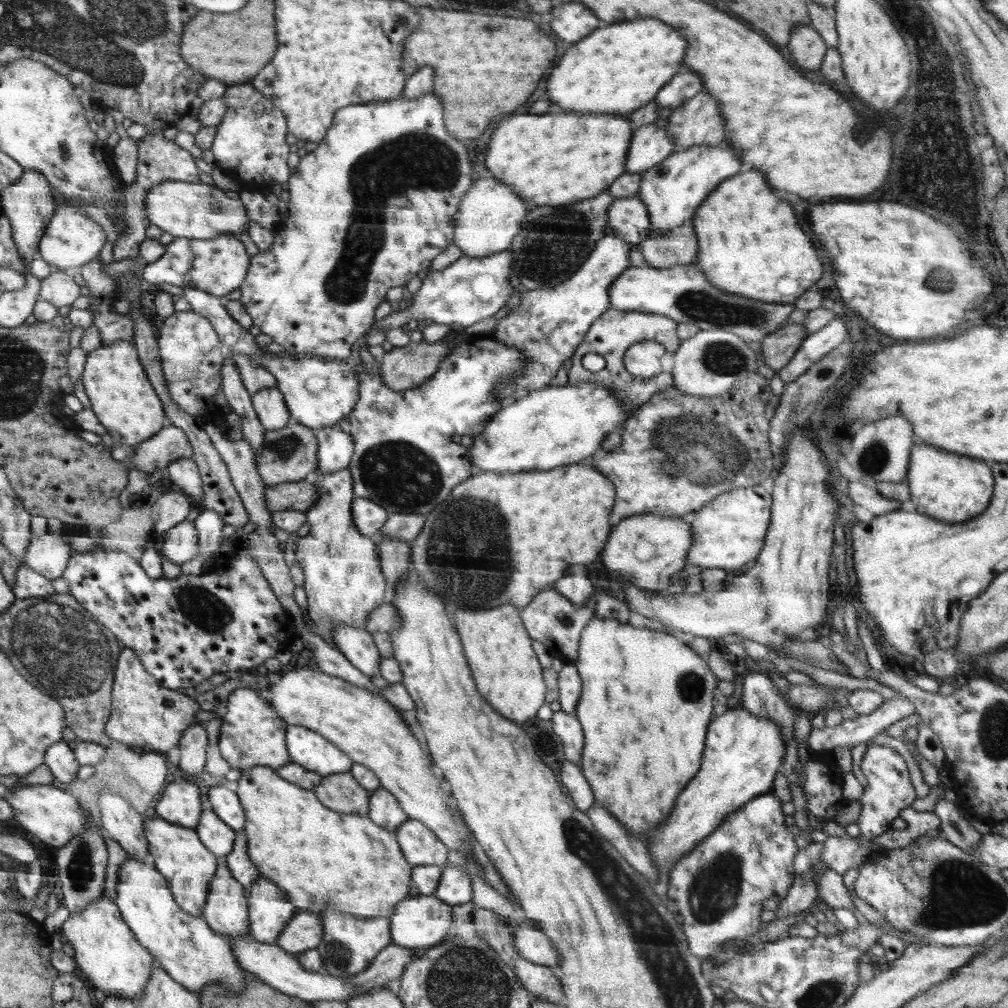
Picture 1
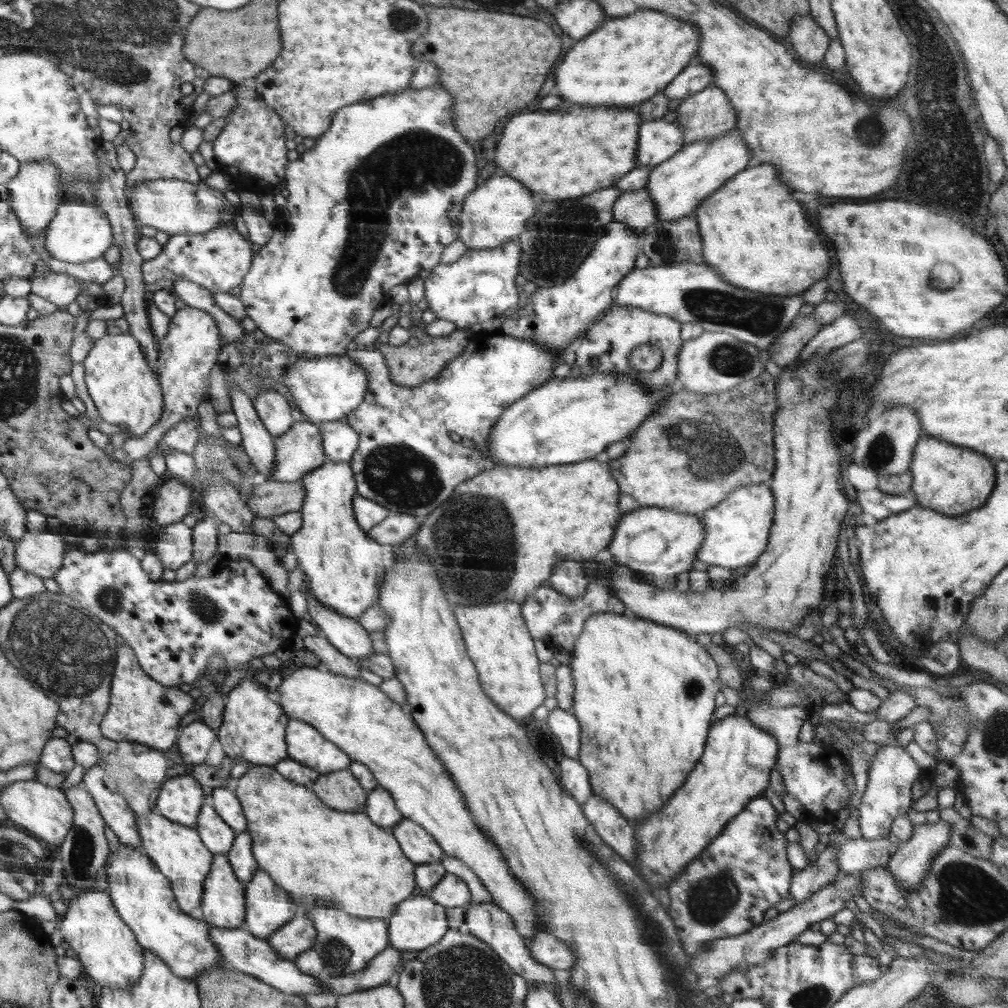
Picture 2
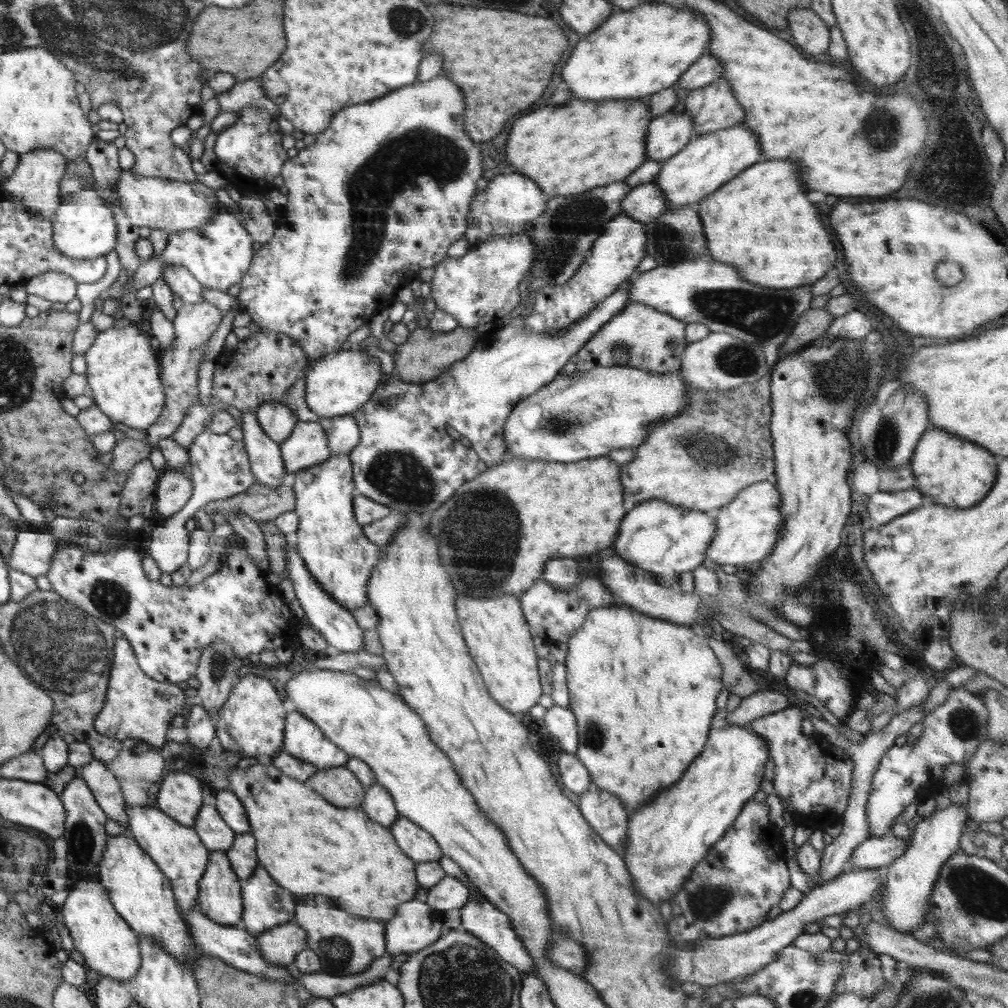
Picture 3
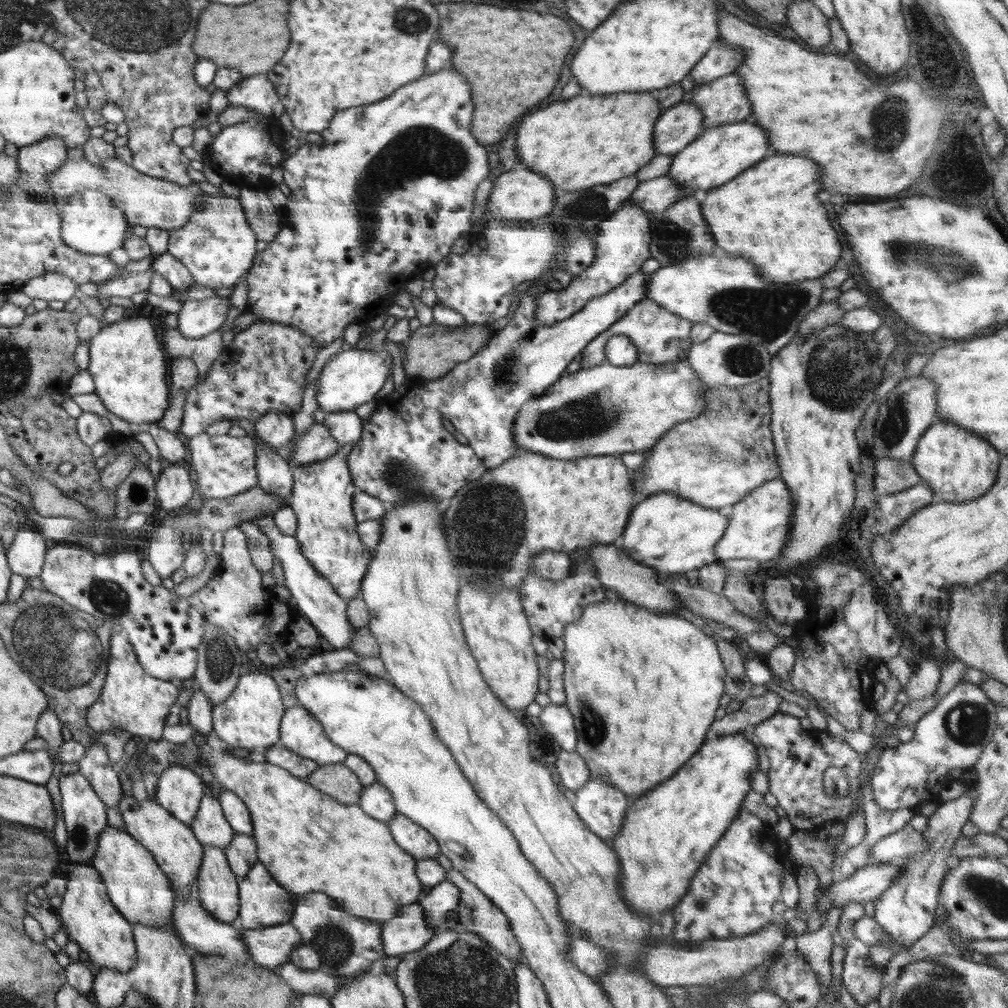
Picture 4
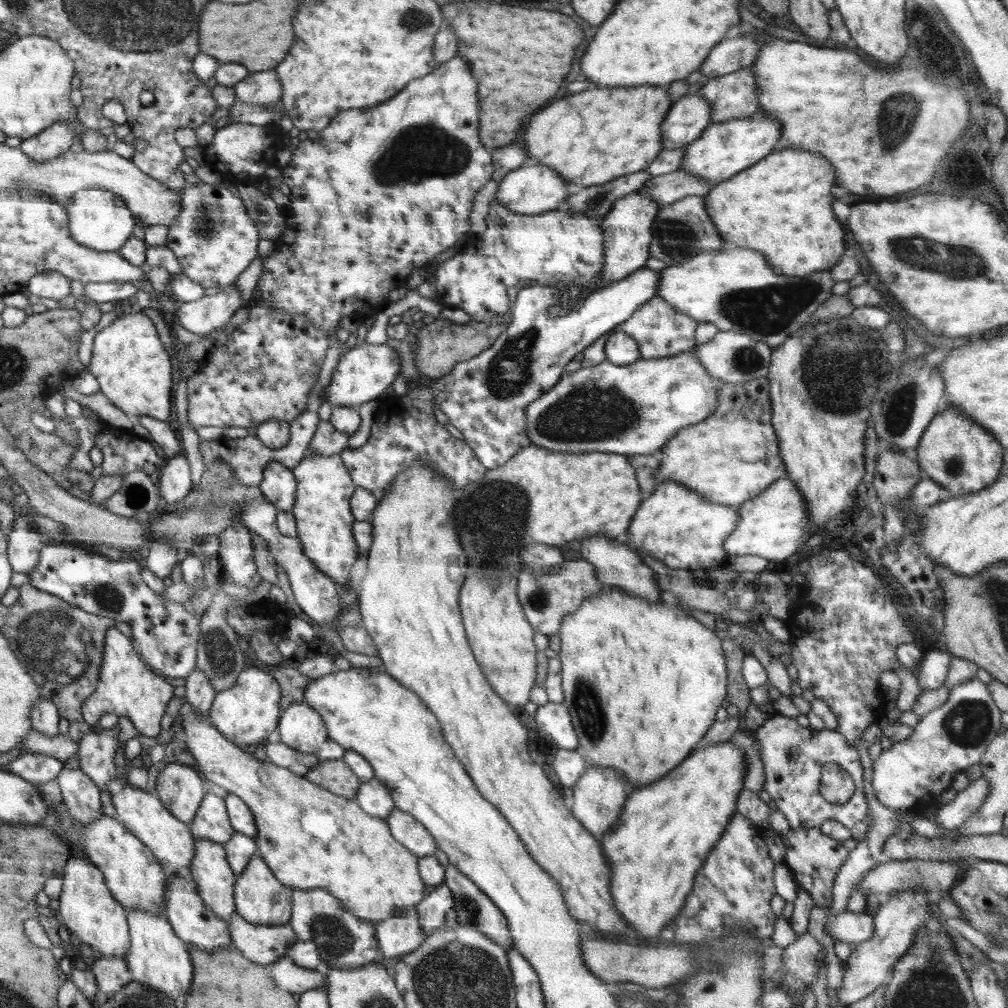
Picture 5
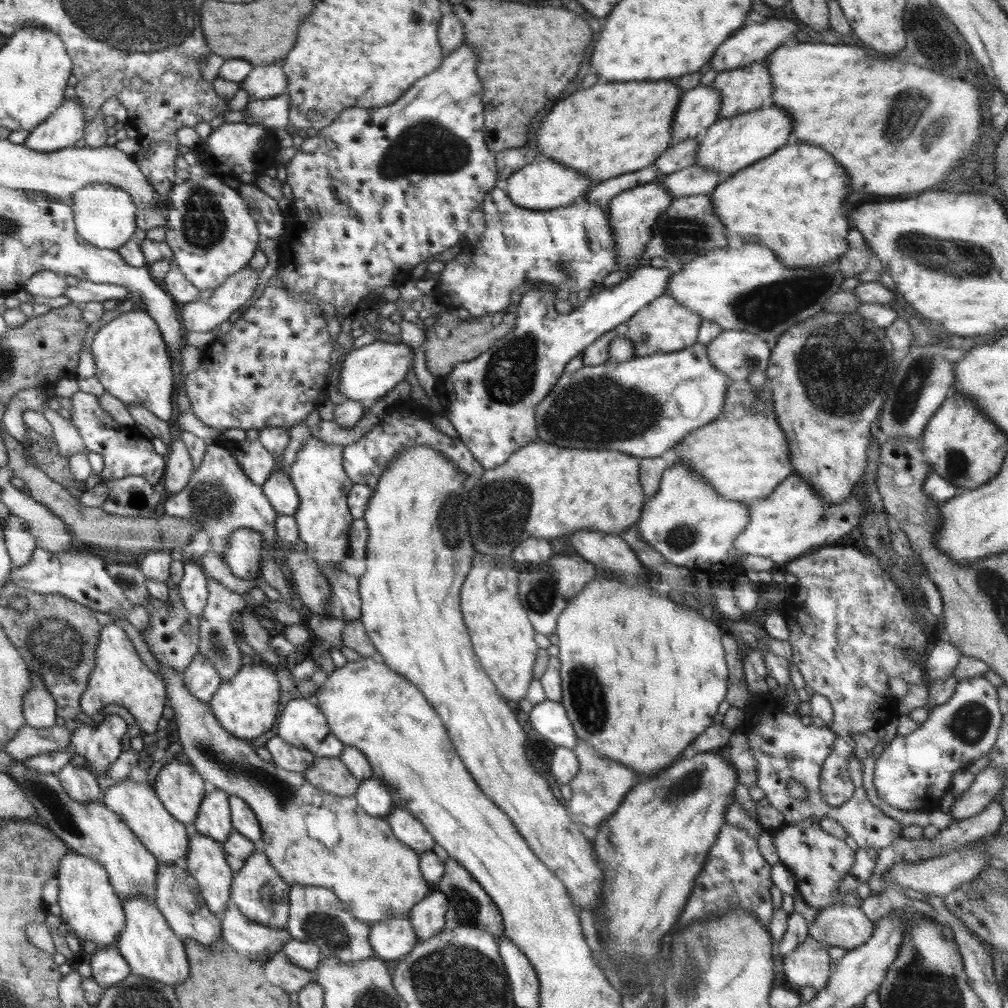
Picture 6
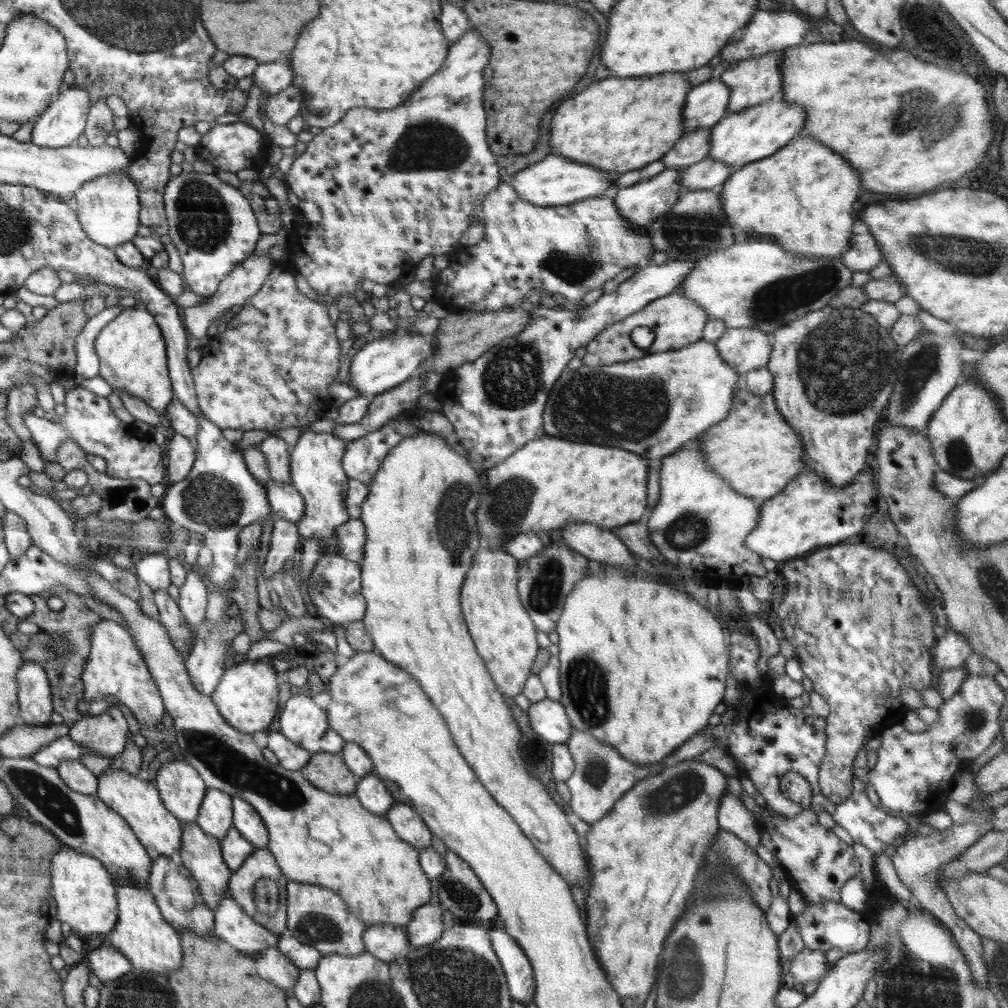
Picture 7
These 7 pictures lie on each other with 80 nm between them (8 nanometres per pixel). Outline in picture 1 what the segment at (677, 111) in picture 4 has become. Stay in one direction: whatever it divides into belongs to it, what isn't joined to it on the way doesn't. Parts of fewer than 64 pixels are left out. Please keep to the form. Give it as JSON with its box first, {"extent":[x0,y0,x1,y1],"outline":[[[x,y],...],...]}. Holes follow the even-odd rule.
{"extent":[626,124,674,173],"outline":[[[652,124],[641,126],[633,131],[633,139],[628,147],[626,173],[644,173],[660,164],[674,152],[673,138],[667,128]]]}

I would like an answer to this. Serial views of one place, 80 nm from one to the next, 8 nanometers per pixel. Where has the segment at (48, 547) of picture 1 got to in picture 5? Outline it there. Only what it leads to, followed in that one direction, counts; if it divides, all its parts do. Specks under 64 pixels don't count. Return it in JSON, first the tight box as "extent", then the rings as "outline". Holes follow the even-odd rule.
{"extent":[8,515,46,572],"outline":[[[17,515],[13,522],[12,532],[8,534],[8,556],[11,559],[12,568],[15,572],[32,572],[38,564],[41,548],[46,544],[45,539],[38,530],[29,529],[27,522],[29,518]]]}

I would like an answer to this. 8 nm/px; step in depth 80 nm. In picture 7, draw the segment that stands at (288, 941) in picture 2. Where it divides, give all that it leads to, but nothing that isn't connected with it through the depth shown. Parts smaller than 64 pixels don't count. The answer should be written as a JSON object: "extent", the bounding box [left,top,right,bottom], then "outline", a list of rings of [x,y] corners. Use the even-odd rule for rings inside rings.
{"extent":[214,889,279,958],"outline":[[[229,889],[218,910],[214,911],[214,934],[251,958],[279,943],[279,935],[248,917]]]}

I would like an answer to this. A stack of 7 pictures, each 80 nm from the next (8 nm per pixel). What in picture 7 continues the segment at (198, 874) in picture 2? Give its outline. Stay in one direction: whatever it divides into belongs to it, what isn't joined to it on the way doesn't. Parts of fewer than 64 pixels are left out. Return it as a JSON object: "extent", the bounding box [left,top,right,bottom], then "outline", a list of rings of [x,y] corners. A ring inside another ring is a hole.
{"extent":[96,770,182,861],"outline":[[[106,770],[100,775],[99,784],[96,795],[124,817],[154,861],[159,856],[170,857],[174,852],[179,852],[182,847],[182,824],[178,822],[179,817],[163,804],[158,786],[144,782],[124,770],[112,770],[112,772]]]}

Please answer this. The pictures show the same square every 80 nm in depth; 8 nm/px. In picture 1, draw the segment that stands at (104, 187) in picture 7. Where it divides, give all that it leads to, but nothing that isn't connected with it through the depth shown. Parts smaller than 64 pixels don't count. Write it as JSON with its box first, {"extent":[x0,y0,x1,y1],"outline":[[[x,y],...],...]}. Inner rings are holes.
{"extent":[38,202,107,271],"outline":[[[59,202],[58,210],[55,211],[54,218],[48,224],[43,239],[40,240],[38,250],[40,256],[52,266],[52,269],[65,271],[73,266],[81,267],[99,256],[107,236],[101,226],[90,219],[88,211],[82,207]]]}

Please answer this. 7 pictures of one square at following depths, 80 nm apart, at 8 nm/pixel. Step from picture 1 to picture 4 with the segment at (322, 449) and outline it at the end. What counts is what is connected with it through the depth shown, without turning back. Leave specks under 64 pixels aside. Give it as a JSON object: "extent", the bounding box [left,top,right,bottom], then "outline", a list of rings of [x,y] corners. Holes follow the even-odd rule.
{"extent":[324,411,362,446],"outline":[[[354,411],[325,413],[324,425],[330,428],[339,446],[356,443],[362,435],[362,420]]]}

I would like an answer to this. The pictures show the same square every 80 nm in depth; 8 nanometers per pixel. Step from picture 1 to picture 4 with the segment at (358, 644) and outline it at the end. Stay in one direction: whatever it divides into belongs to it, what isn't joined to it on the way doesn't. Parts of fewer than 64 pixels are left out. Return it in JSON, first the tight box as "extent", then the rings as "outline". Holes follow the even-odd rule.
{"extent":[256,514,355,649],"outline":[[[273,514],[259,516],[259,518],[256,518],[256,522],[259,524],[261,531],[269,538],[272,554],[279,558],[282,563],[285,585],[291,592],[290,600],[293,601],[295,609],[335,649],[346,649],[350,645],[350,641],[352,641],[352,635],[354,635],[355,630],[347,617],[347,601],[340,598],[332,584],[323,576],[319,576],[318,572],[314,570],[310,561],[301,553],[300,543],[294,540],[294,537],[279,531],[273,521]]]}

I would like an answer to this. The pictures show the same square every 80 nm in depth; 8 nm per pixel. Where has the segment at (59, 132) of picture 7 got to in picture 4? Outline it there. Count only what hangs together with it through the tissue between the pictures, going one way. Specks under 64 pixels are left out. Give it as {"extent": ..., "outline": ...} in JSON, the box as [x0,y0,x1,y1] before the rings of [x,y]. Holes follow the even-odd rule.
{"extent":[16,136,67,203],"outline":[[[49,136],[18,150],[20,162],[20,180],[16,182],[30,197],[40,203],[54,203],[48,177],[60,169],[67,159],[67,144],[57,136]]]}

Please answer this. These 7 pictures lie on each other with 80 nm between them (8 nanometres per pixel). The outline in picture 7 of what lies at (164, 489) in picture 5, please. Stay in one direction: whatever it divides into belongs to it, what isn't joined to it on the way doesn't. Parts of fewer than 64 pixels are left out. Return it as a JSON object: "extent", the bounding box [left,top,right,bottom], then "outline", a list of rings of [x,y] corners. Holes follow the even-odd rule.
{"extent":[166,434,197,485],"outline":[[[175,434],[171,440],[167,440],[166,450],[169,478],[167,485],[172,485],[188,476],[197,456],[190,438],[180,434]]]}

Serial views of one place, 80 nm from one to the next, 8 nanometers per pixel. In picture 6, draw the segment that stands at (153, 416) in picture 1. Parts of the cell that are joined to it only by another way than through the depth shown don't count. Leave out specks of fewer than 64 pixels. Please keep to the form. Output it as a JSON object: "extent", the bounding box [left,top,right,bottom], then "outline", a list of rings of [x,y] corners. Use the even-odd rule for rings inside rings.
{"extent":[91,309,172,422],"outline":[[[142,309],[122,313],[107,322],[95,334],[91,342],[91,353],[96,365],[96,378],[106,392],[116,396],[125,406],[139,404],[154,416],[168,422],[172,418],[172,380],[169,354],[160,336],[156,320]]]}

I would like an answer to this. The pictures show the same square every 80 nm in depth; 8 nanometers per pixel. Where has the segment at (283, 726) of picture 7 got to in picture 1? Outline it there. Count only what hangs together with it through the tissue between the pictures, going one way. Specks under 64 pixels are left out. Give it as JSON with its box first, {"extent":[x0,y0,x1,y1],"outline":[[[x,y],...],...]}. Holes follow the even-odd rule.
{"extent":[286,725,354,778],"outline":[[[287,725],[286,741],[291,761],[323,778],[350,772],[354,766],[347,753],[310,728]]]}

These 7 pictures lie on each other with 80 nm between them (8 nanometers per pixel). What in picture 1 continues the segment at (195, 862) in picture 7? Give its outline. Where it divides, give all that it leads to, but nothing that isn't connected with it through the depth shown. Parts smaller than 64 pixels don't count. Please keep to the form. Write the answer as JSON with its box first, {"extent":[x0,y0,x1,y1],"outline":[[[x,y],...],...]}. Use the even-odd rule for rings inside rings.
{"extent":[201,858,250,935],"outline":[[[226,858],[218,861],[218,870],[211,880],[207,904],[201,917],[221,935],[250,933],[250,900],[243,884],[232,875]]]}

